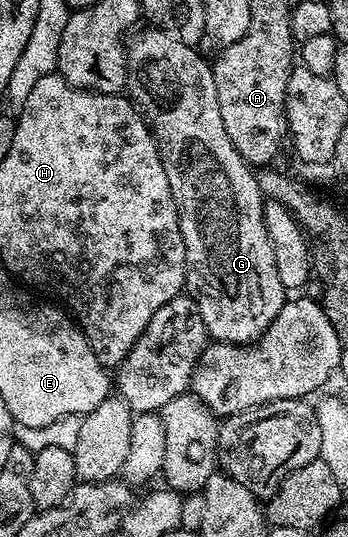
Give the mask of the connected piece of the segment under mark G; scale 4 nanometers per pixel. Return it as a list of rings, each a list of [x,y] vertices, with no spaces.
[[[159,30],[151,31],[144,32],[141,36],[133,35],[127,45],[128,78],[126,92],[132,103],[140,109],[144,119],[148,121],[152,134],[156,137],[156,145],[160,148],[162,166],[166,170],[166,182],[170,182],[170,194],[174,198],[174,206],[178,214],[178,226],[182,230],[182,242],[186,246],[188,270],[184,274],[184,282],[187,291],[191,293],[192,301],[195,302],[202,314],[202,322],[208,327],[208,335],[213,341],[241,346],[250,344],[264,335],[264,332],[274,322],[274,318],[280,313],[286,302],[286,289],[282,286],[282,278],[278,278],[278,266],[274,262],[274,246],[270,242],[270,234],[266,234],[266,226],[264,225],[265,199],[258,190],[257,182],[255,182],[255,171],[240,157],[234,142],[230,142],[230,138],[226,134],[226,126],[222,126],[222,114],[218,110],[218,90],[214,86],[211,63],[207,59],[204,61],[203,58],[205,59],[205,57],[193,45],[178,42],[174,38],[170,38],[170,34]]]

